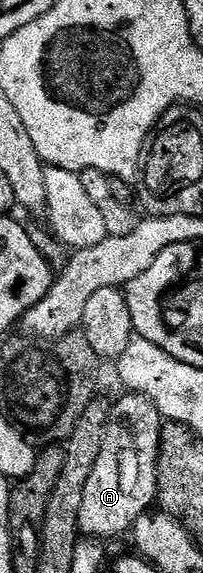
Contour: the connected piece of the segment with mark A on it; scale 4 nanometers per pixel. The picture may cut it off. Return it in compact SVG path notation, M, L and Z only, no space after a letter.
M123 393L115 404L110 404L101 453L97 453L97 465L93 465L85 497L81 497L79 529L84 536L100 541L126 536L137 519L152 510L159 494L157 465L164 422L153 401L143 395Z

